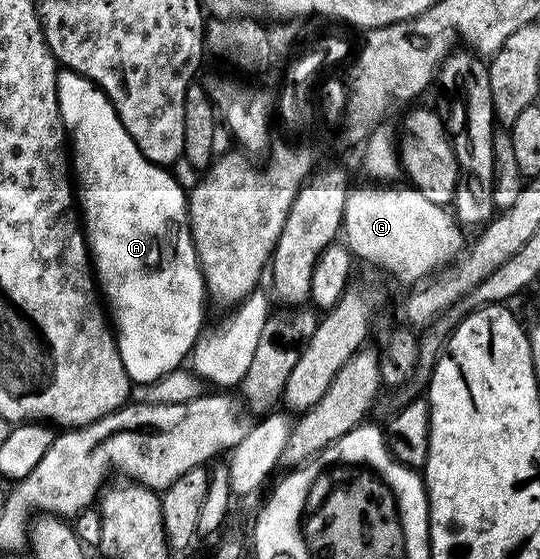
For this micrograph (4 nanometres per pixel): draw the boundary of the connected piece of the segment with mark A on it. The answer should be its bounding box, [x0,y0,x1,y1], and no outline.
[57,70,207,385]

